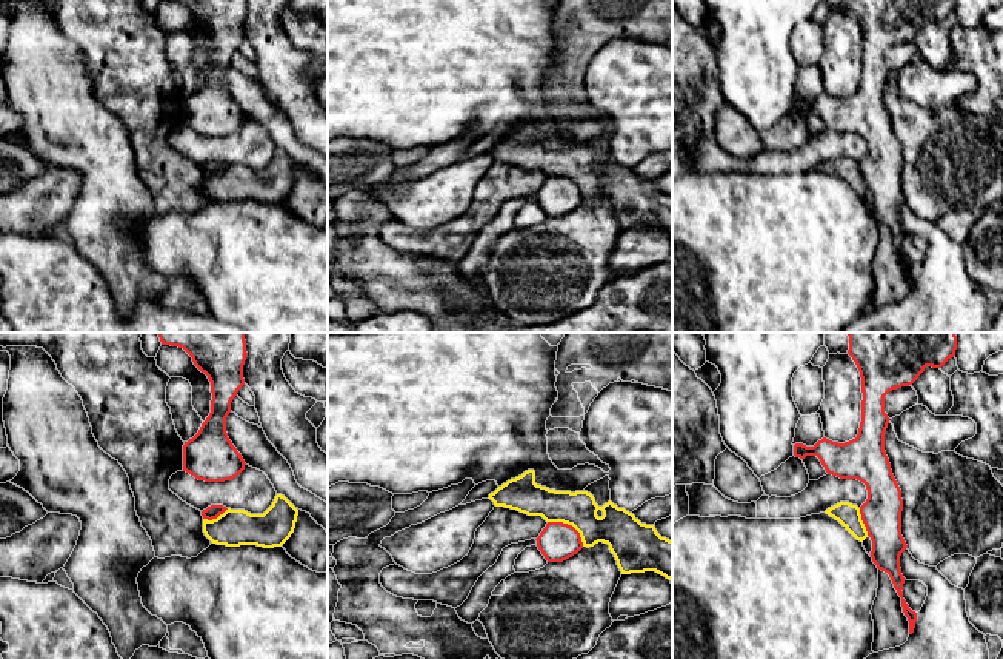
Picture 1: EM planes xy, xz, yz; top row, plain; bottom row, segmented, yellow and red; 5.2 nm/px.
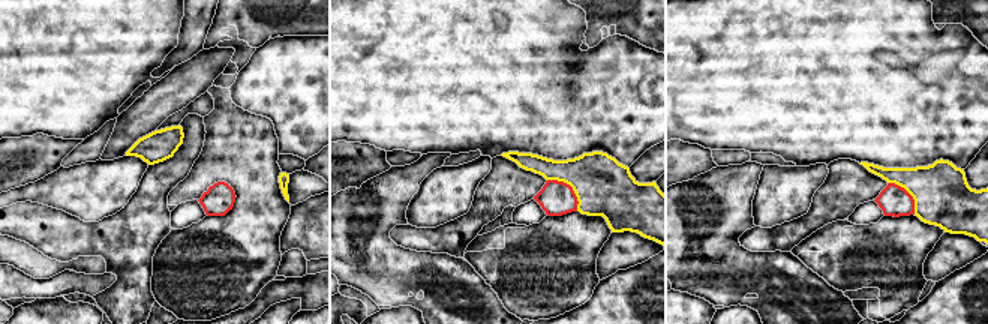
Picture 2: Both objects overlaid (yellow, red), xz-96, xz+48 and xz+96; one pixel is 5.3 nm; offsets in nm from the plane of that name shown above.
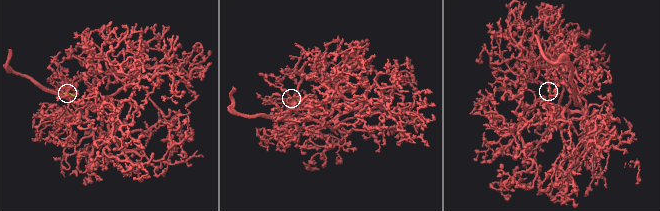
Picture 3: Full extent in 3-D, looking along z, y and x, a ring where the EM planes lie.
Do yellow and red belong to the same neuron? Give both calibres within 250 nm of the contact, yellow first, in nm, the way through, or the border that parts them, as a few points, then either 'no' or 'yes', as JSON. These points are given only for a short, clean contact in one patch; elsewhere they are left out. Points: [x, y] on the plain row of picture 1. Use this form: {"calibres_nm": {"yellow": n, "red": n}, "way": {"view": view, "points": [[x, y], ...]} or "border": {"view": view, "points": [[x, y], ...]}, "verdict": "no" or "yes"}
{"calibres_nm": {"yellow": 200, "red": 200}, "border": {"view": "xz", "points": [[548, 176], [569, 179], [579, 188], [583, 200]]}, "verdict": "no"}

